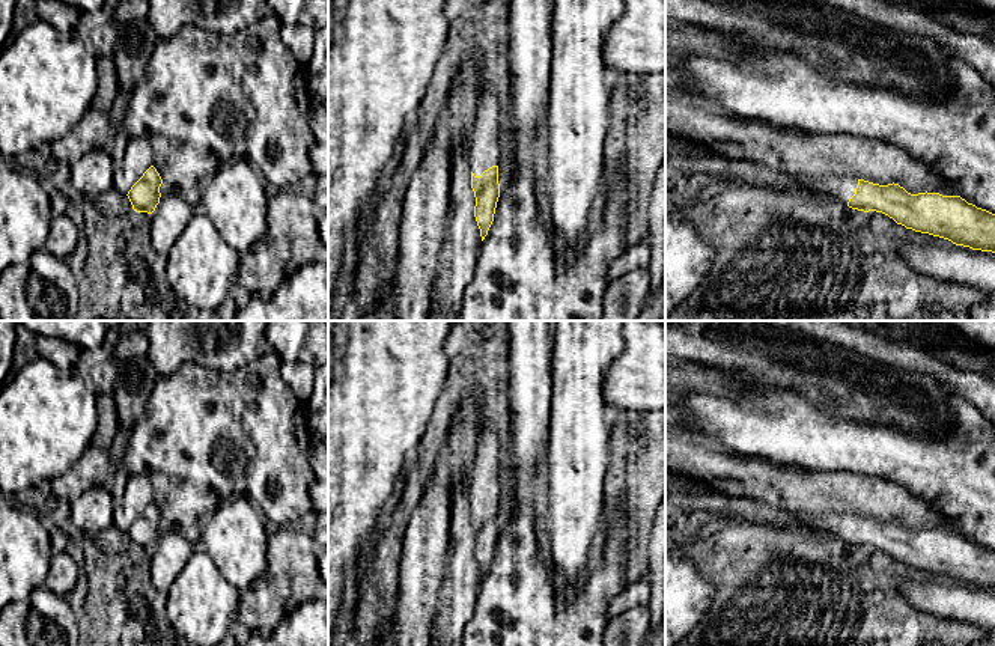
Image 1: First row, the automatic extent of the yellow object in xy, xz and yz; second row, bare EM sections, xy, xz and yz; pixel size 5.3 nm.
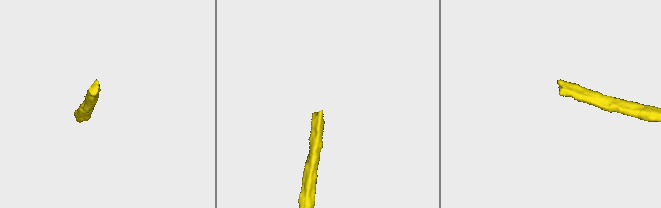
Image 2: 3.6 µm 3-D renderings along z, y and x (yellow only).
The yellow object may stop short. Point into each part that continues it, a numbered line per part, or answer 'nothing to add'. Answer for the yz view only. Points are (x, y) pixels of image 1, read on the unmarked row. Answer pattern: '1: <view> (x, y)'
1: yz (840, 526)

